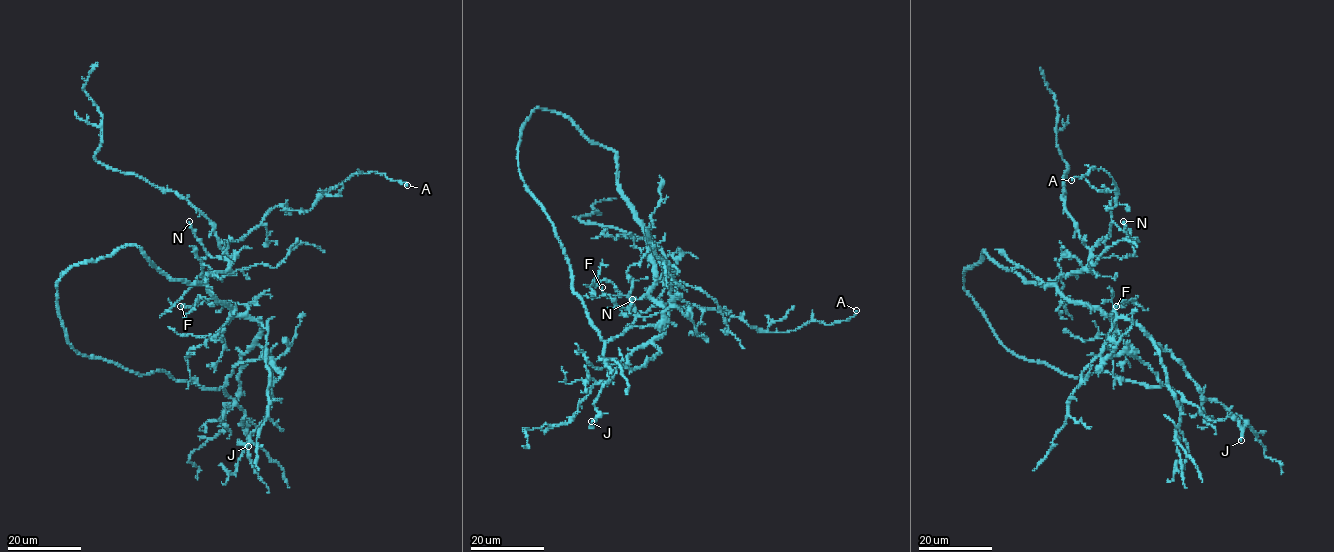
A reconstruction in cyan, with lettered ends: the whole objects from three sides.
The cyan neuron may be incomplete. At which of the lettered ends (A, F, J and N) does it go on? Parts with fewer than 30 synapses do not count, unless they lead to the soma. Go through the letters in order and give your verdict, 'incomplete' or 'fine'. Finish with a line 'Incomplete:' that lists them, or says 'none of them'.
A: fine
F: fine
J: incomplete
N: fine
Incomplete: J

